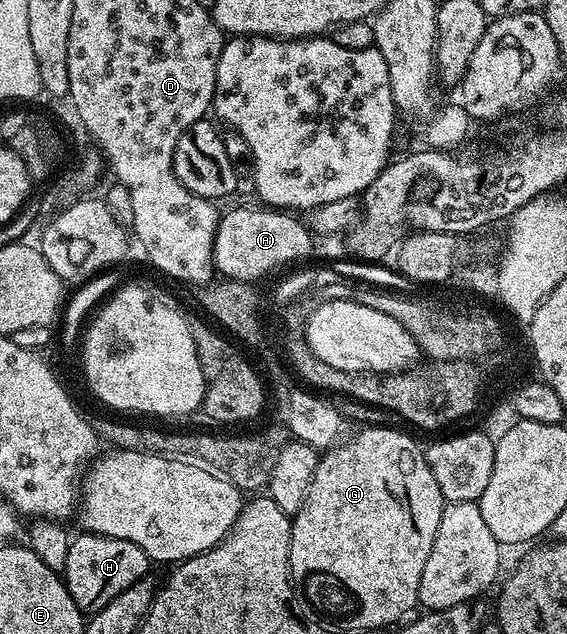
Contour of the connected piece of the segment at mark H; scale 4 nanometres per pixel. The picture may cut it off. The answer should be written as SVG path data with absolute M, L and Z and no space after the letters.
M79 532L79 535L75 534L70 539L61 577L77 608L82 610L84 615L90 616L105 608L105 604L109 604L113 596L121 596L125 588L148 577L147 566L149 567L148 556L144 550L137 548L137 544L129 540L106 538L103 534Z

